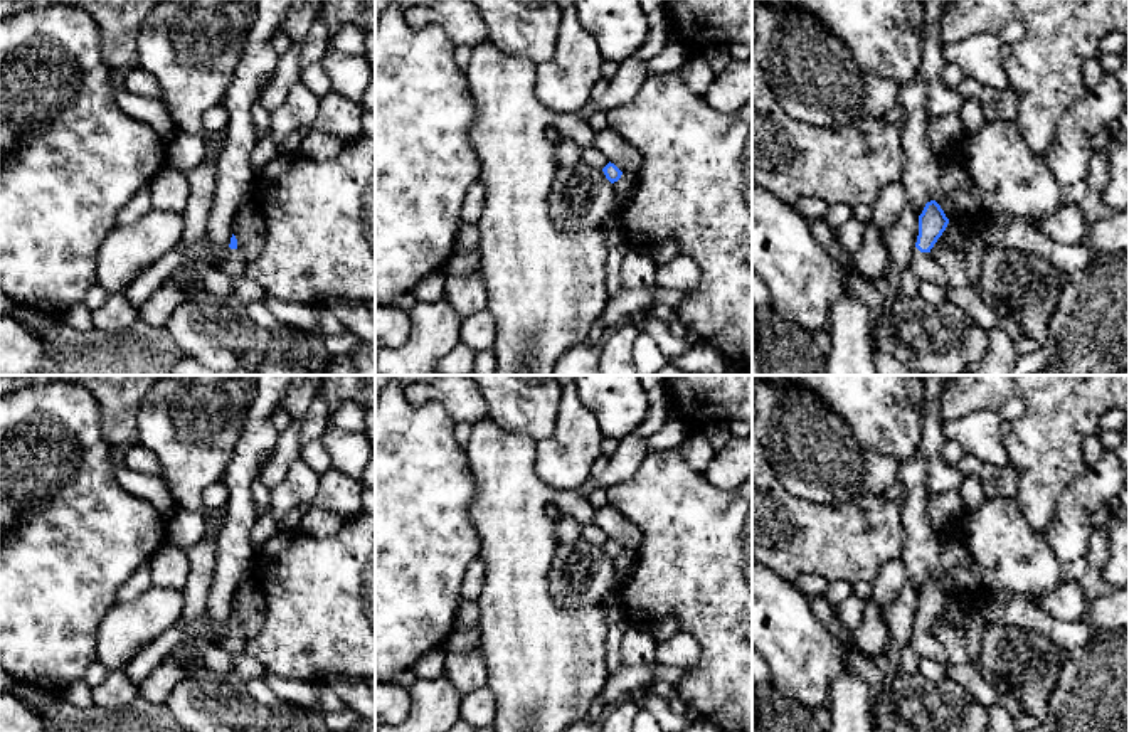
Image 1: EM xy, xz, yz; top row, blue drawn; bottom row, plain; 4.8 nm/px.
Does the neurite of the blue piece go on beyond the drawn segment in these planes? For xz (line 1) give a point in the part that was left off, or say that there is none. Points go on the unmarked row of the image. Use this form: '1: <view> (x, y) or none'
1: none

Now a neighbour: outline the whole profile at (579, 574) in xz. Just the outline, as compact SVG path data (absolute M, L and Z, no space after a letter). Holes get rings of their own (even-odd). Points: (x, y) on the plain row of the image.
M584 538L557 545L547 582L555 604L567 609L587 604L601 606L619 589L612 560L602 545Z

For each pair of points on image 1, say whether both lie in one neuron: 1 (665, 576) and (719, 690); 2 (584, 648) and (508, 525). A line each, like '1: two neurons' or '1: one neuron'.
1: one neuron
2: one neuron

